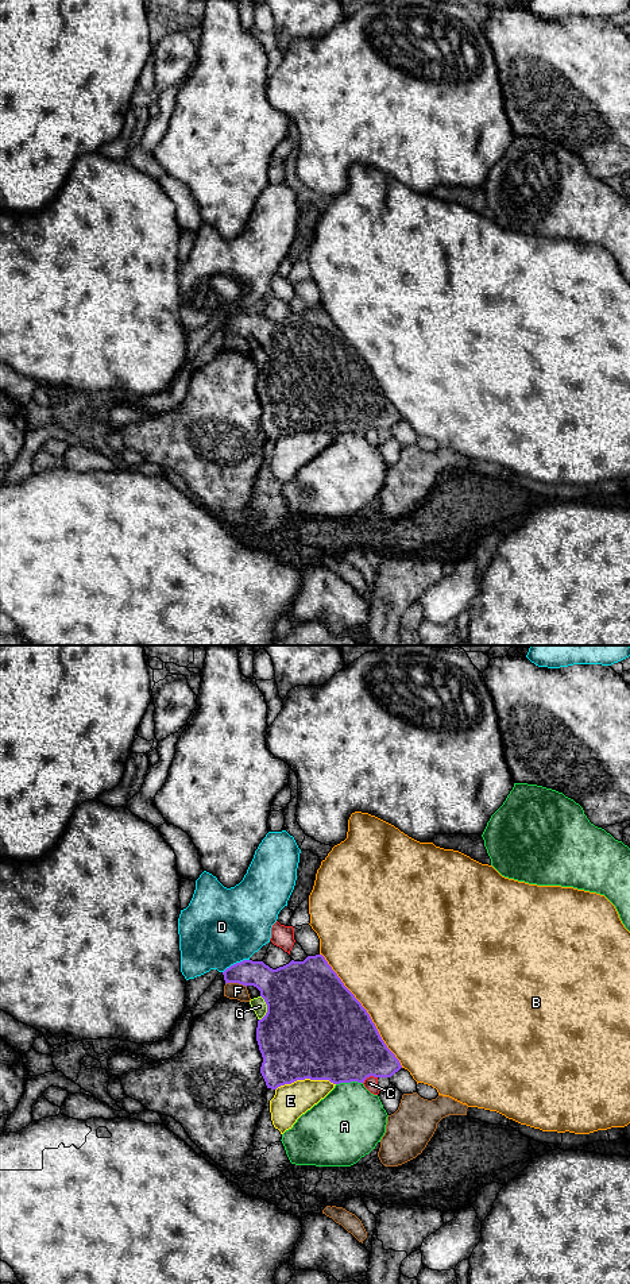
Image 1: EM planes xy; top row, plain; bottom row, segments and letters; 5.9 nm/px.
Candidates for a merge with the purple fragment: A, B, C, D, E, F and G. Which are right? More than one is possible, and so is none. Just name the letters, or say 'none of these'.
none of these

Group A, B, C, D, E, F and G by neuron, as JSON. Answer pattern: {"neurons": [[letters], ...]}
{"neurons": [["A", "G"], ["B"], ["C"], ["D"], ["E"], ["F"]]}

